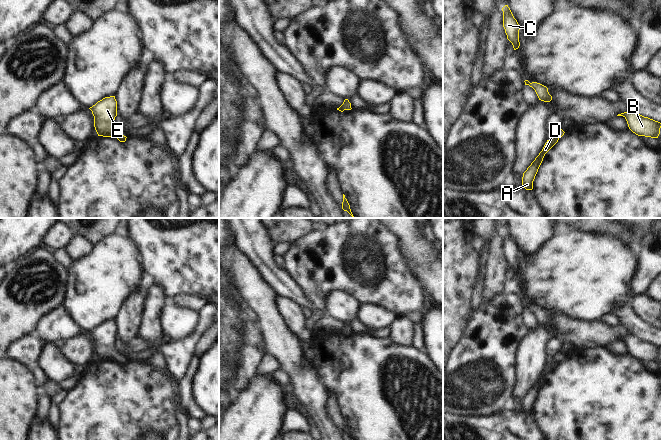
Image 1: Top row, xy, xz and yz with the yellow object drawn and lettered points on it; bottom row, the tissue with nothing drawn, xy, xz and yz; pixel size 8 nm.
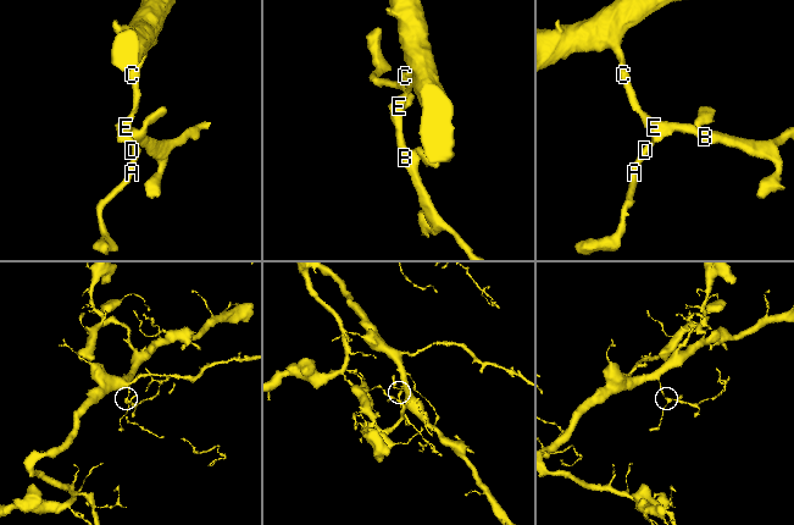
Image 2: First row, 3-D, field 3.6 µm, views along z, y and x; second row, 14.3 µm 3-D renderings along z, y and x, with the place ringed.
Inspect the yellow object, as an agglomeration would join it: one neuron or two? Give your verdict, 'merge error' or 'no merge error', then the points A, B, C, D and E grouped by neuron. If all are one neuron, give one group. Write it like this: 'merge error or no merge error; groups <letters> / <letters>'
no merge error; groups A B C D E

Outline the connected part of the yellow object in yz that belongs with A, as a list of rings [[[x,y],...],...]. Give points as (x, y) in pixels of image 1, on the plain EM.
[[[559,352],[556,355],[555,360],[552,363],[547,364],[542,375],[531,387],[531,389],[527,392],[527,394],[523,397],[522,410],[526,414],[533,413],[533,405],[535,403],[535,400],[538,396],[538,393],[543,385],[545,378],[558,366],[558,364],[564,359],[564,357],[565,356],[561,352]]]

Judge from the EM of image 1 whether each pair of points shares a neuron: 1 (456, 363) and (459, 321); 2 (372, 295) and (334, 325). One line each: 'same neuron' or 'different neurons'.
1: different neurons
2: different neurons

